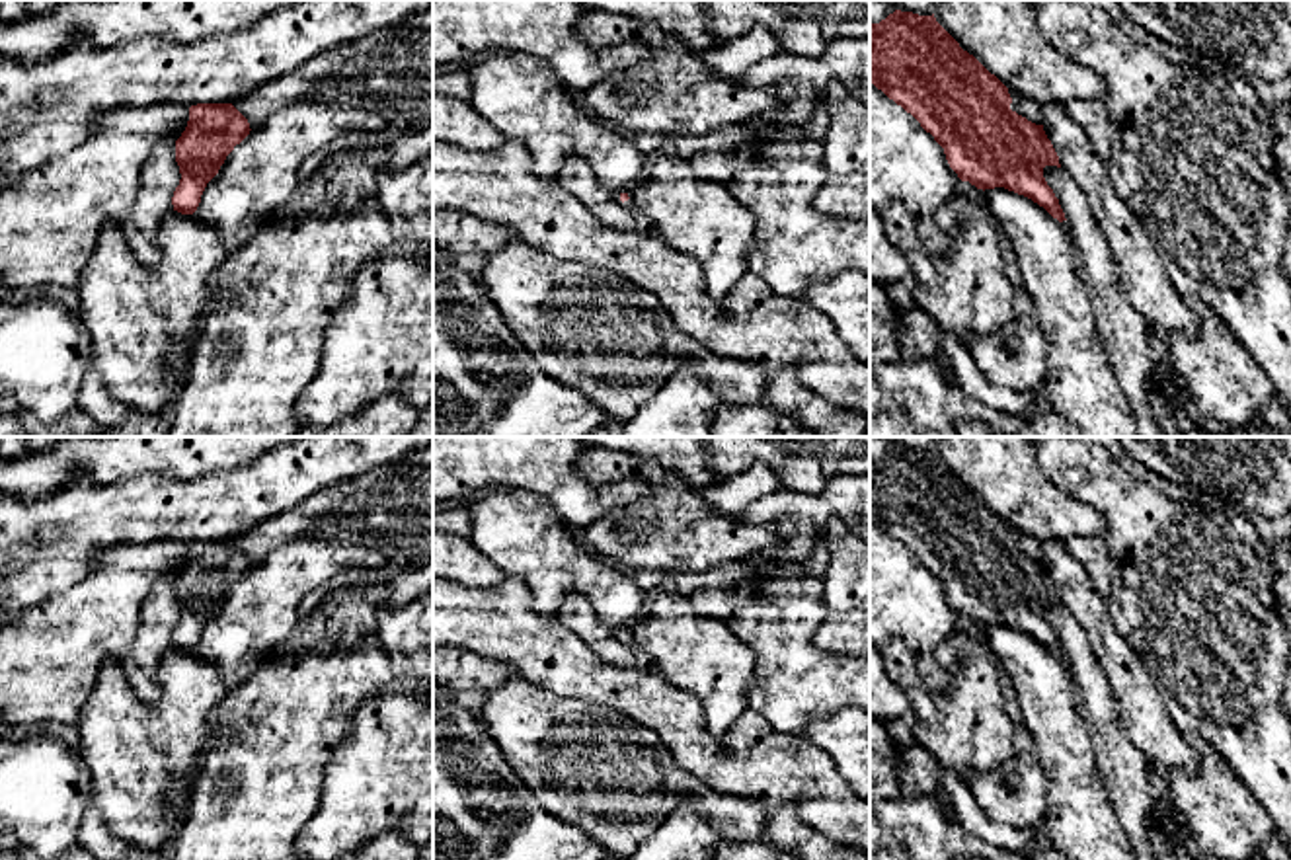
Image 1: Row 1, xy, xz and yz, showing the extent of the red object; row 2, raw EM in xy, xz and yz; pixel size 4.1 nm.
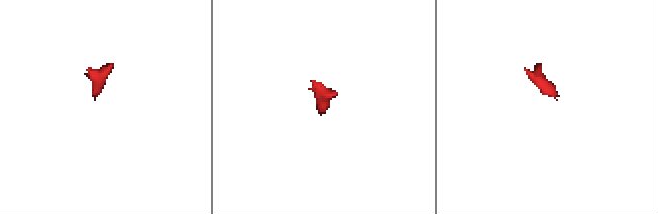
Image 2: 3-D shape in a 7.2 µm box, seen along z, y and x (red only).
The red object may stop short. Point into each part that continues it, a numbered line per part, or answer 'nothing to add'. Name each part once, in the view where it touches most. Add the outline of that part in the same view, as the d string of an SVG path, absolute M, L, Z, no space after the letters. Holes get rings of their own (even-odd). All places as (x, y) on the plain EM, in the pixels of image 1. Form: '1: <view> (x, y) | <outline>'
1: xz (642, 662) | M612 630L614 632L614 636L622 642L622 644L626 644L630 649L632 649L632 653L634 653L634 657L636 657L636 663L634 663L634 667L638 669L638 671L655 671L655 665L653 665L653 661L636 645L636 640L634 640L634 634L632 634L632 630L628 630L628 638L620 638L620 630Z

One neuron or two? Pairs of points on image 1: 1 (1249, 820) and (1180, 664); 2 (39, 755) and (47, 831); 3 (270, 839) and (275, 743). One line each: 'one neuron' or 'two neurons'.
1: two neurons
2: one neuron
3: one neuron

